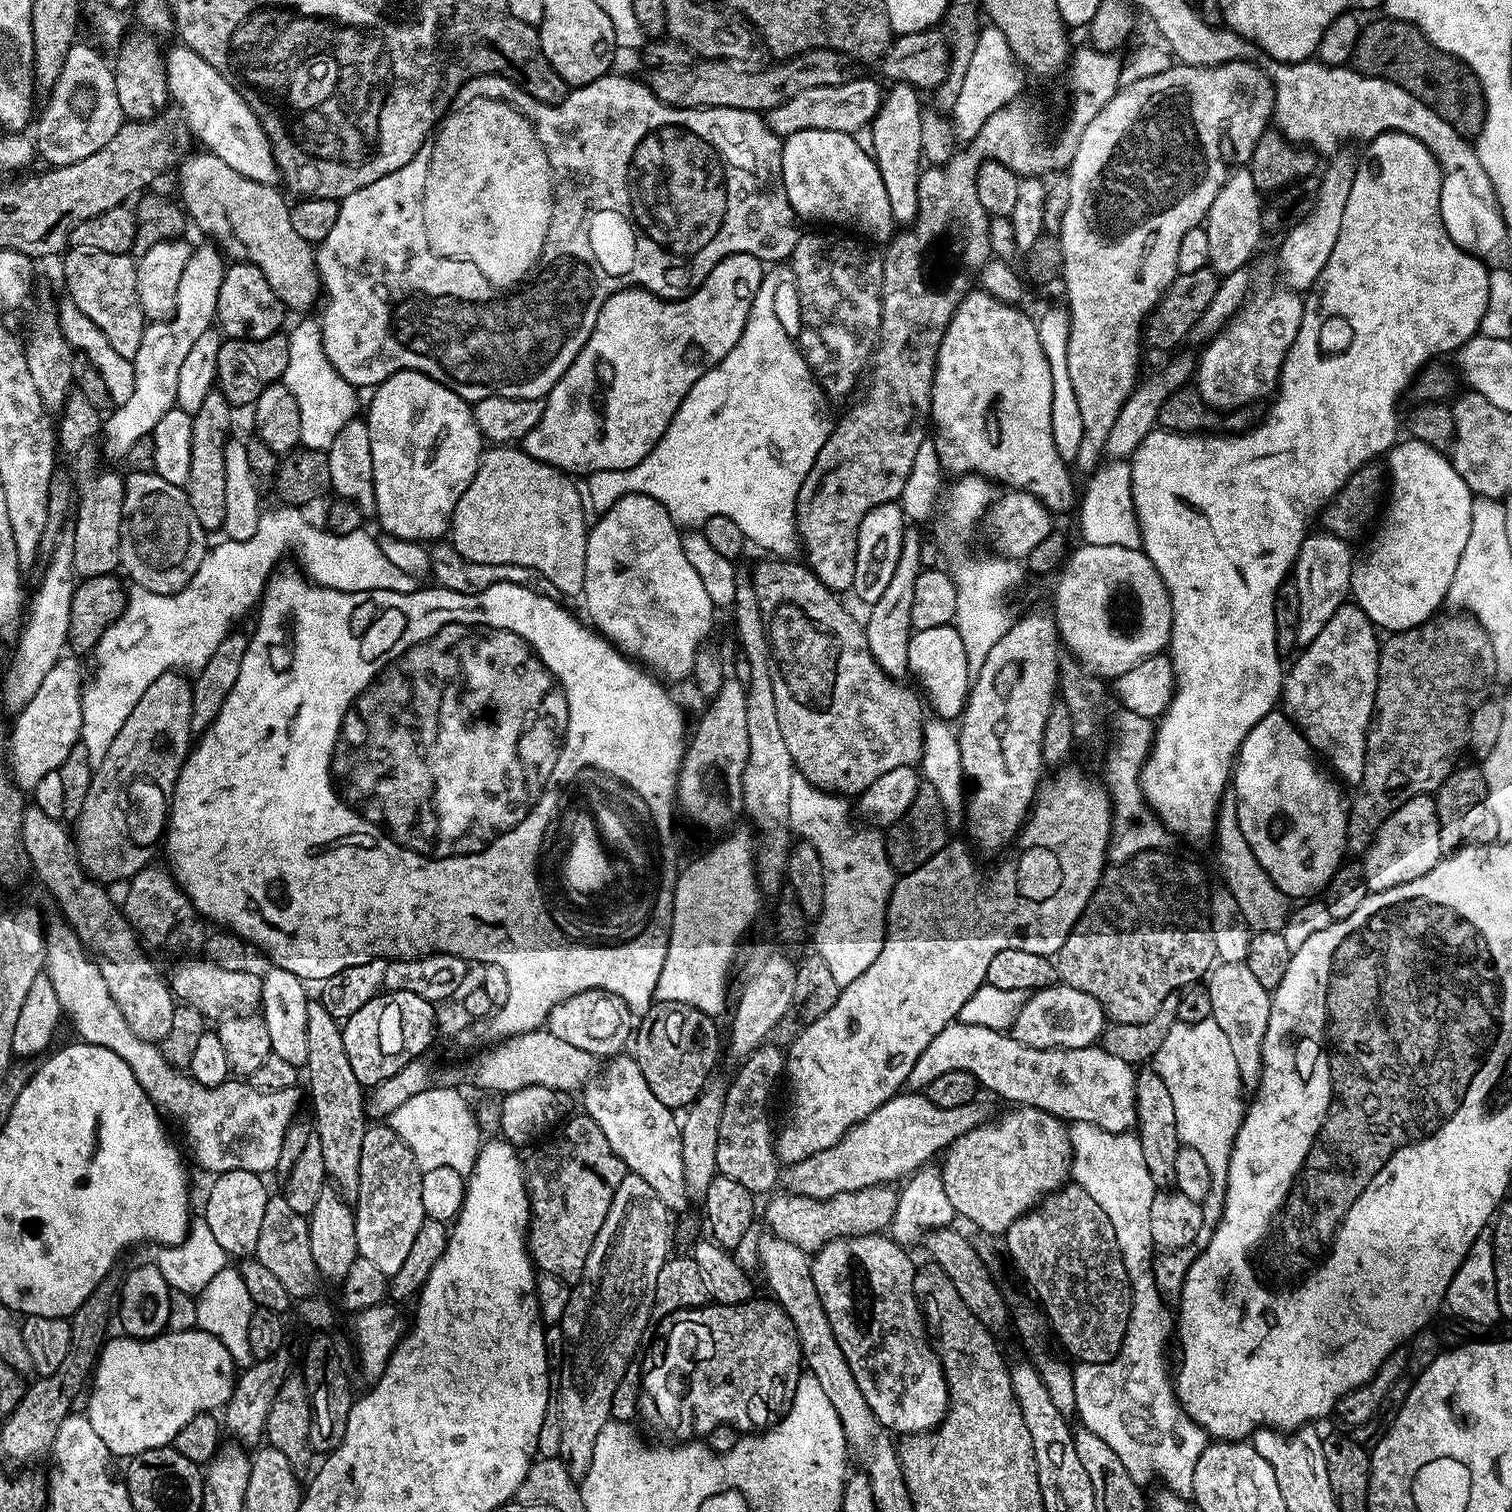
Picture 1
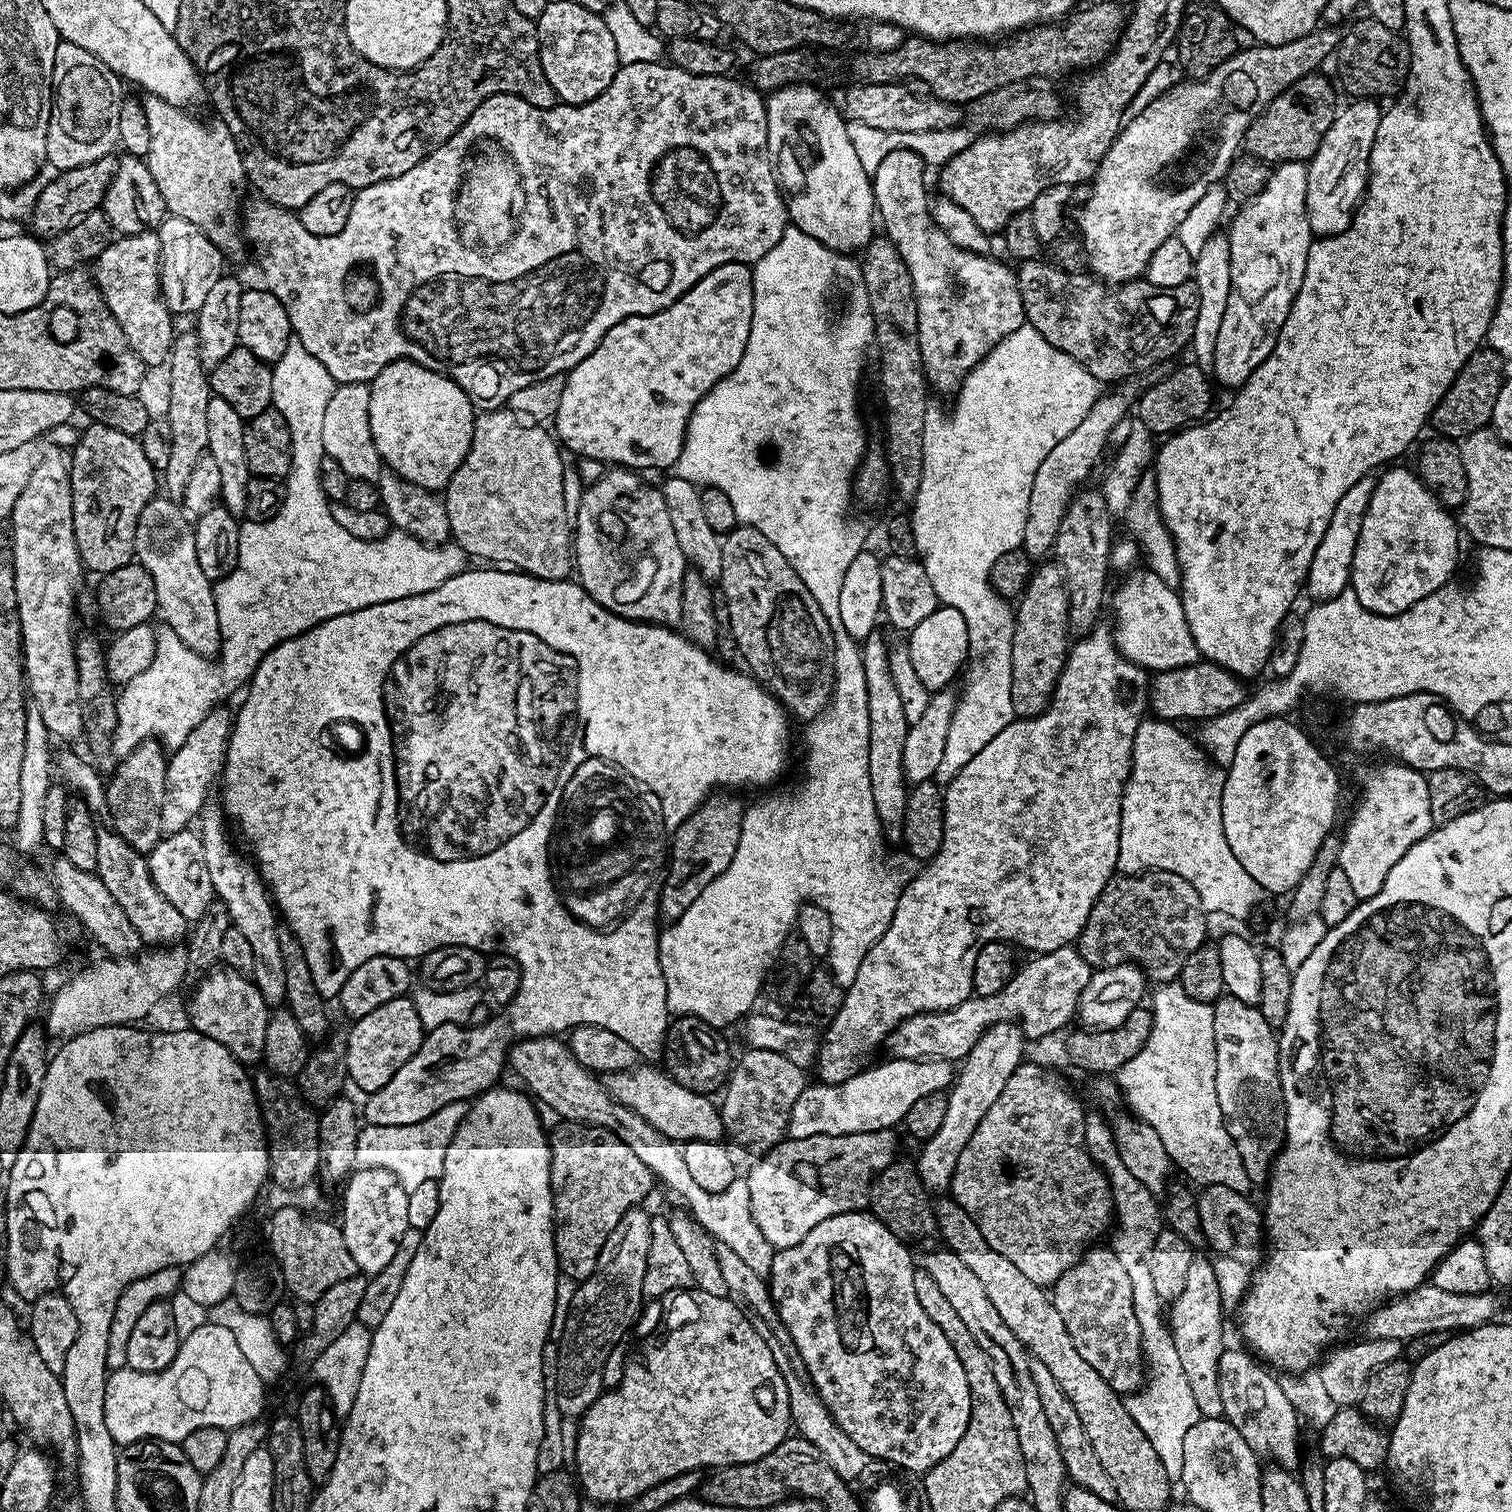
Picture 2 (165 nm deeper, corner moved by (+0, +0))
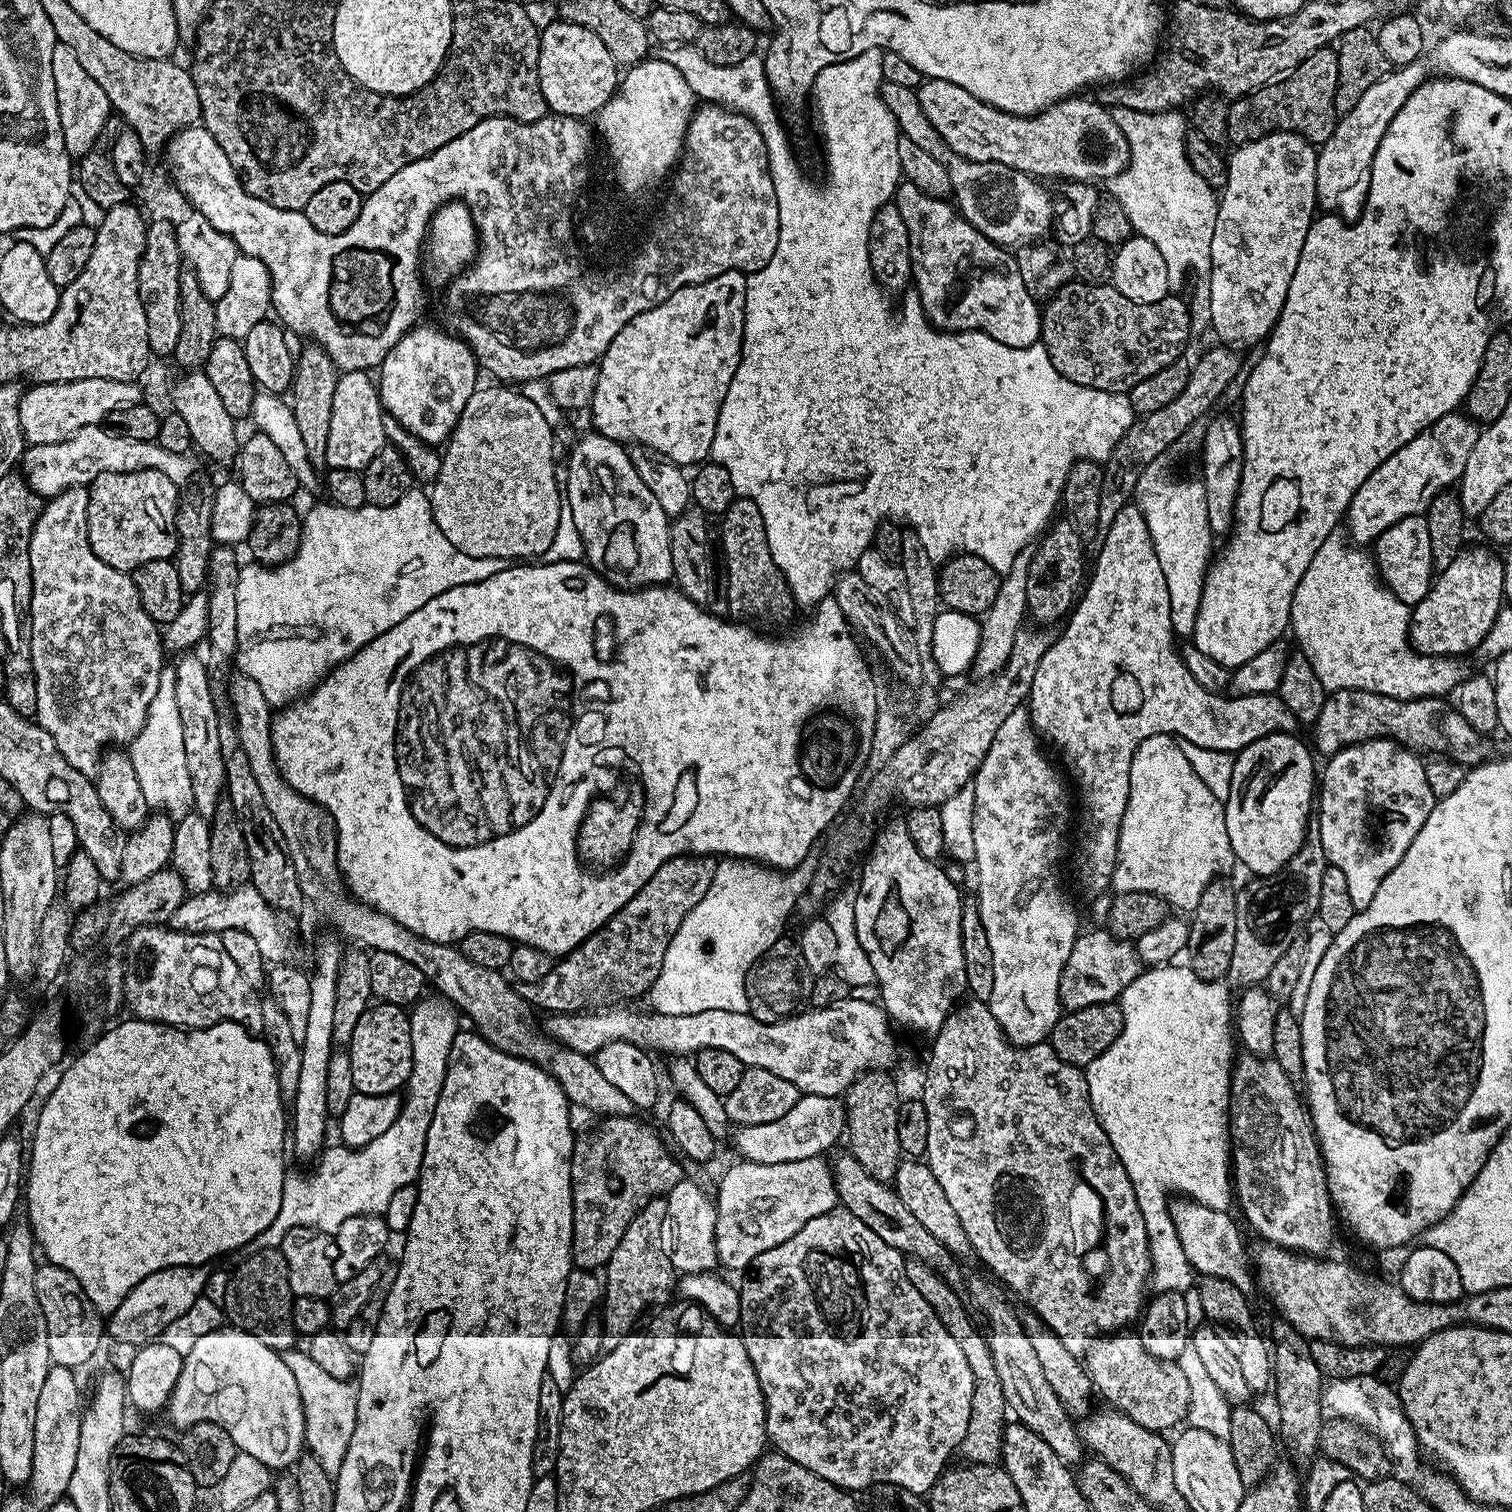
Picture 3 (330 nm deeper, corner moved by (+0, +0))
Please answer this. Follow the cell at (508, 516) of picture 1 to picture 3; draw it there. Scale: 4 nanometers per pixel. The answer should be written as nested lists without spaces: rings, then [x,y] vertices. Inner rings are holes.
[[[477,387],[443,445],[440,469],[430,484],[432,517],[438,530],[442,530],[462,554],[522,562],[530,559],[531,552],[547,547],[556,528],[558,449],[553,444],[554,429],[547,424],[537,406],[515,387],[496,387],[500,388]]]

